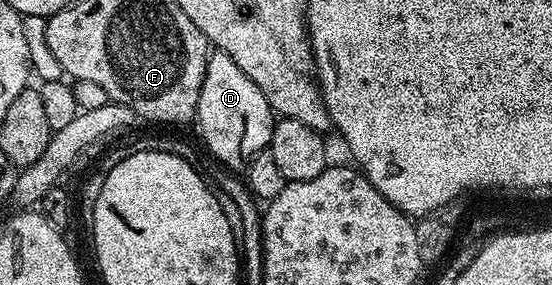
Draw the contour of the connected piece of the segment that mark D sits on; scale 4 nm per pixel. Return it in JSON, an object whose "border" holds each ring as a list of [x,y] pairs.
{"border":[[[219,51],[208,58],[206,79],[198,99],[194,118],[200,124],[200,137],[204,145],[224,165],[243,170],[253,157],[269,148],[272,143],[274,114],[262,90],[230,59],[230,55]]]}

